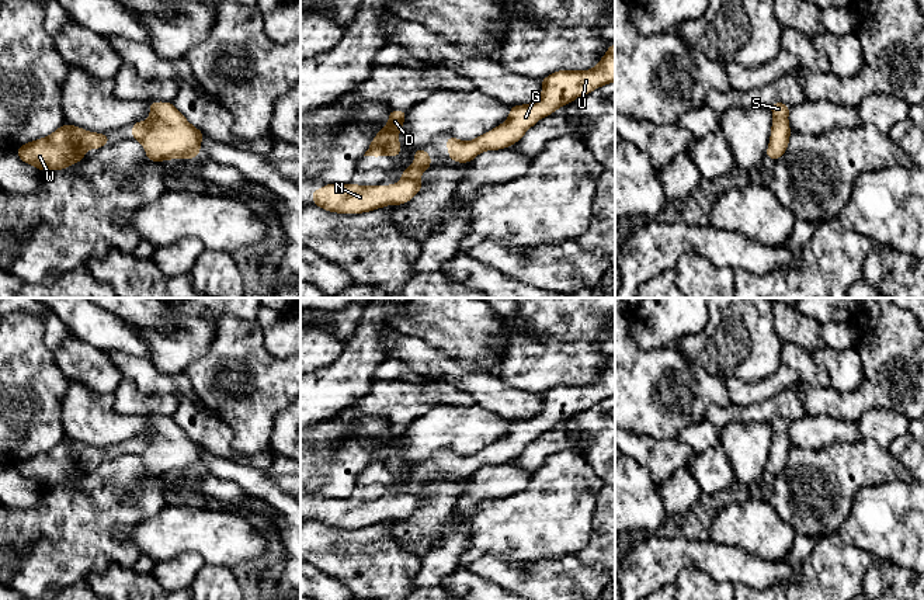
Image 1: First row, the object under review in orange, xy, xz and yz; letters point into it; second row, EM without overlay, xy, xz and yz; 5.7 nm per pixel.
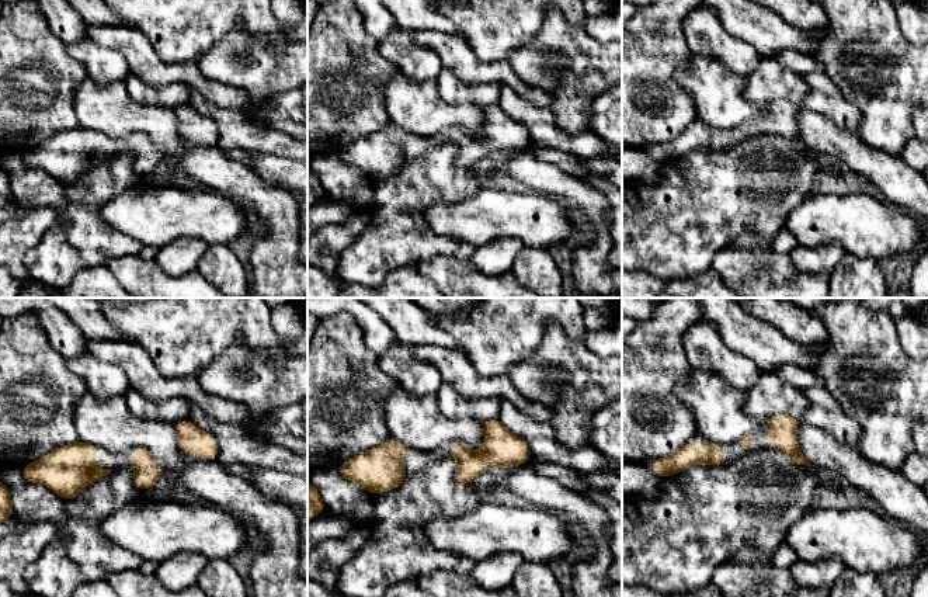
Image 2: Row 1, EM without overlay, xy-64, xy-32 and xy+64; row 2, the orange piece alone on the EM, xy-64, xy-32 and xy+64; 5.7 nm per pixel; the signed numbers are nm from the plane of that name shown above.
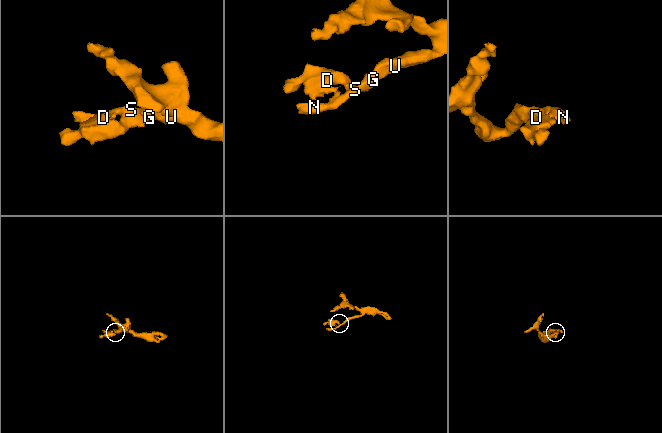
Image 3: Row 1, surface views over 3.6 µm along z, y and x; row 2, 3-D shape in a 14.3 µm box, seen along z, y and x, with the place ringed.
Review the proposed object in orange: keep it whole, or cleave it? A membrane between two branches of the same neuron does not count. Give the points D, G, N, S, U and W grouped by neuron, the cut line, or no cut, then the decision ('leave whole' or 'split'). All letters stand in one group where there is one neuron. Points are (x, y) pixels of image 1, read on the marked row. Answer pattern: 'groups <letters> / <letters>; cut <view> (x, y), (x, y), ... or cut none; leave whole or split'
groups D G N S U W; cut none; leave whole

